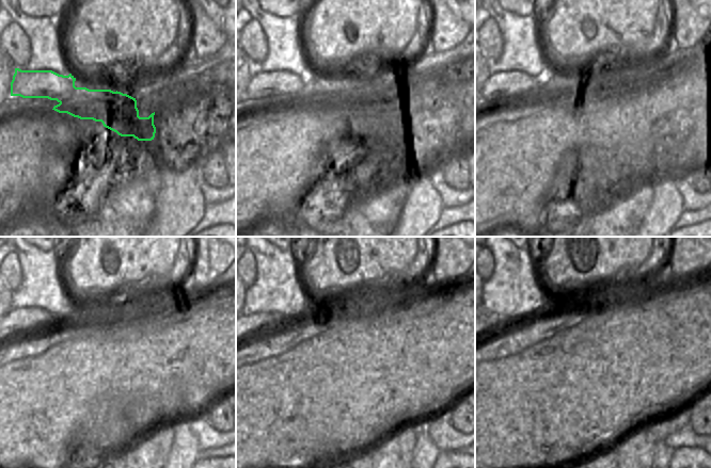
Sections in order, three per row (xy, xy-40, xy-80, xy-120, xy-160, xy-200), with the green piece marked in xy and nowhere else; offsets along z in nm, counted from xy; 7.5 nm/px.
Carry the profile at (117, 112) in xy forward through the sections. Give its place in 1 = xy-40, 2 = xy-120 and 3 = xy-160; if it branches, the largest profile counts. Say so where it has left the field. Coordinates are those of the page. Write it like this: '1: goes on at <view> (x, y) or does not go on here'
1: goes on at xy-40 (279, 83)
2: goes on at xy-120 (29, 322)
3: goes on at xy-160 (257, 323)

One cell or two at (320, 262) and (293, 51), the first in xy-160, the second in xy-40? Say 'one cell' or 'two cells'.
two cells

